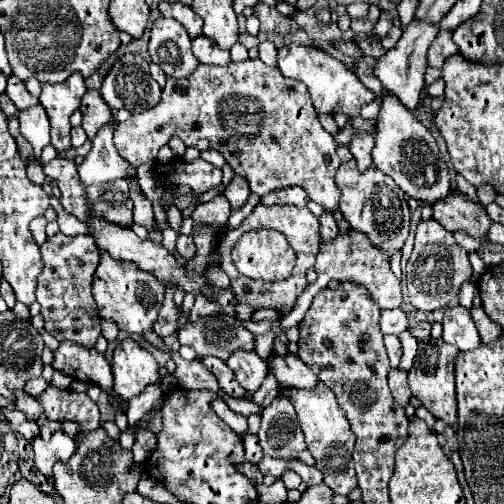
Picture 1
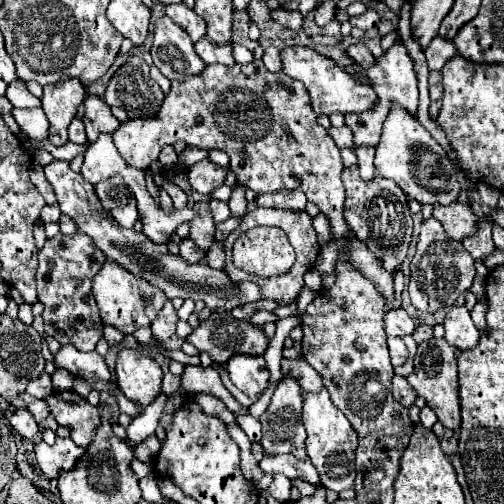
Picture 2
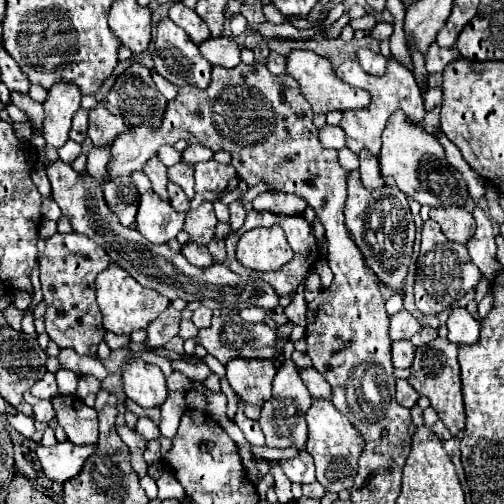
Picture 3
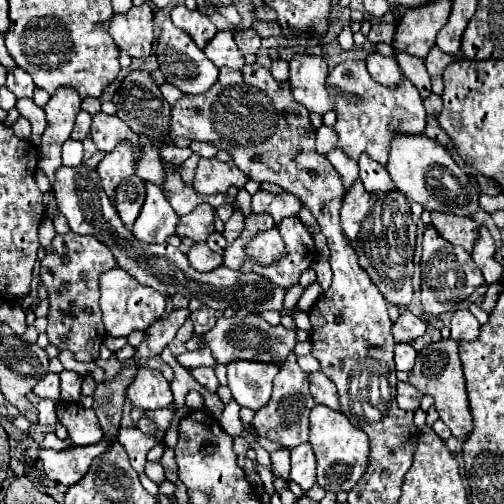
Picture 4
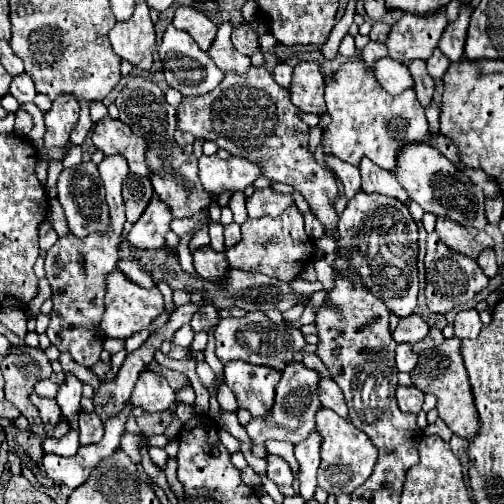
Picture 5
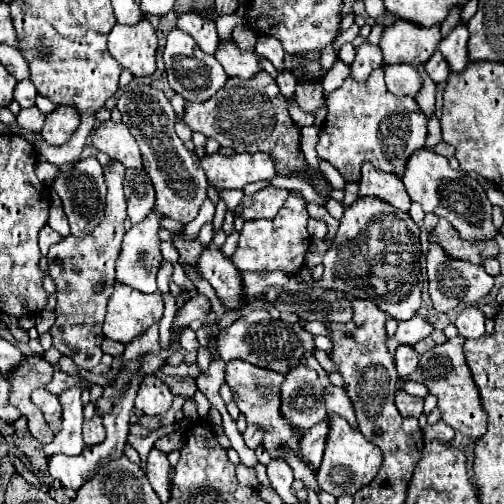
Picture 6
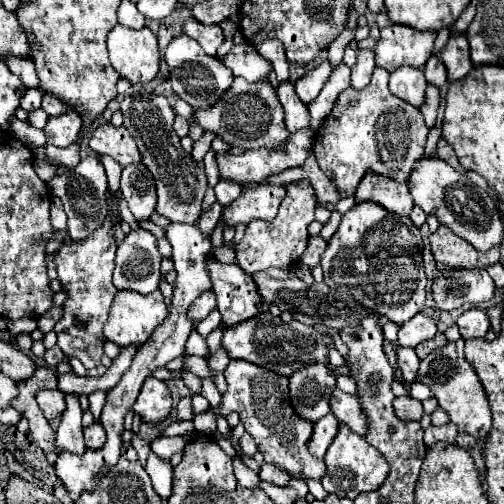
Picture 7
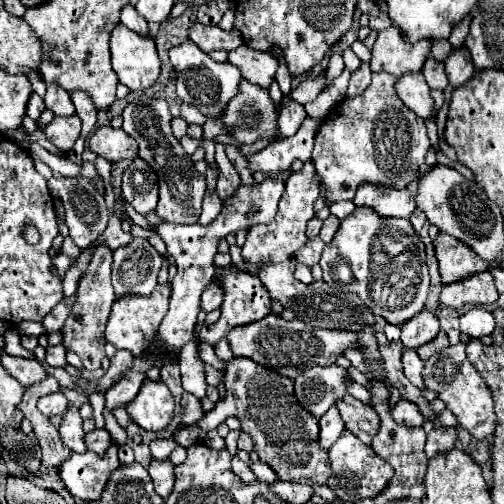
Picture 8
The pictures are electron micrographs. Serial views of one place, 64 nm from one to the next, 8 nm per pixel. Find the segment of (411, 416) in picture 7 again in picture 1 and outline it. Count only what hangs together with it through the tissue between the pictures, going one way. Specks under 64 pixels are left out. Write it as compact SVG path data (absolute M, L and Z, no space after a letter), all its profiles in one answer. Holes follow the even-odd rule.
M392 368L390 374L388 374L388 386L390 386L390 392L394 396L394 400L400 404L400 406L406 406L412 392L408 388L408 372L406 370L400 370L400 368Z

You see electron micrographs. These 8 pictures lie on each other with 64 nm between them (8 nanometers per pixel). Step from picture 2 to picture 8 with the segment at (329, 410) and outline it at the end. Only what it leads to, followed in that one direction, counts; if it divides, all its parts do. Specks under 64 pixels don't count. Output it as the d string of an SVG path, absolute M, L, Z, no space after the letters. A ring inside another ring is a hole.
M344 430L340 434L340 438L334 442L334 446L328 450L328 460L330 460L330 468L332 474L326 482L326 486L340 498L340 500L362 500L362 498L370 498L376 496L378 492L384 490L384 486L388 484L388 480L392 478L392 468L388 462L384 462L370 446L366 446L364 442L360 442L350 430Z

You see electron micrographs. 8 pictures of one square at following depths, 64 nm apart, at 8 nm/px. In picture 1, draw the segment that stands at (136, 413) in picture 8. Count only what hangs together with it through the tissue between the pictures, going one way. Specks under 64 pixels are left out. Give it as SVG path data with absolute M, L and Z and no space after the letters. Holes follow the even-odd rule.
M132 338L122 340L112 354L114 392L124 400L140 394L148 384L160 382L158 362Z

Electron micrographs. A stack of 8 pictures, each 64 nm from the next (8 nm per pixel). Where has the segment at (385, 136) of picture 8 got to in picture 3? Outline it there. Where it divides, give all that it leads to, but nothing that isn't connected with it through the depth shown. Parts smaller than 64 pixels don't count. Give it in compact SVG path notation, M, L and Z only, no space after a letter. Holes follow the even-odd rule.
M388 56L388 66L386 66L386 74L382 76L372 76L368 72L362 70L362 66L356 62L356 60L346 60L344 64L340 64L336 68L338 76L342 80L346 80L348 84L352 86L358 86L358 88L364 88L372 94L372 104L364 110L348 110L348 112L342 112L342 122L340 122L340 128L344 128L346 132L346 146L352 150L352 152L360 152L364 148L368 148L374 156L380 154L380 136L382 136L382 130L386 126L386 120L388 116L394 112L394 110L404 110L404 114L414 122L422 122L424 120L424 104L422 104L422 96L420 96L420 90L416 86L416 80L414 80L414 74L412 70L408 70L398 58L394 56Z

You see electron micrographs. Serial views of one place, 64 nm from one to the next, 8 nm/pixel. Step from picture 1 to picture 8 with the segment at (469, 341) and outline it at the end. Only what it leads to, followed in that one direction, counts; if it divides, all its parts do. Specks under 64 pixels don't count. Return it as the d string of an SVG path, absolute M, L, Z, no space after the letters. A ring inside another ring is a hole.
M472 308L460 316L460 332L470 338L482 338L486 334L492 334L494 326L494 316L482 308Z

